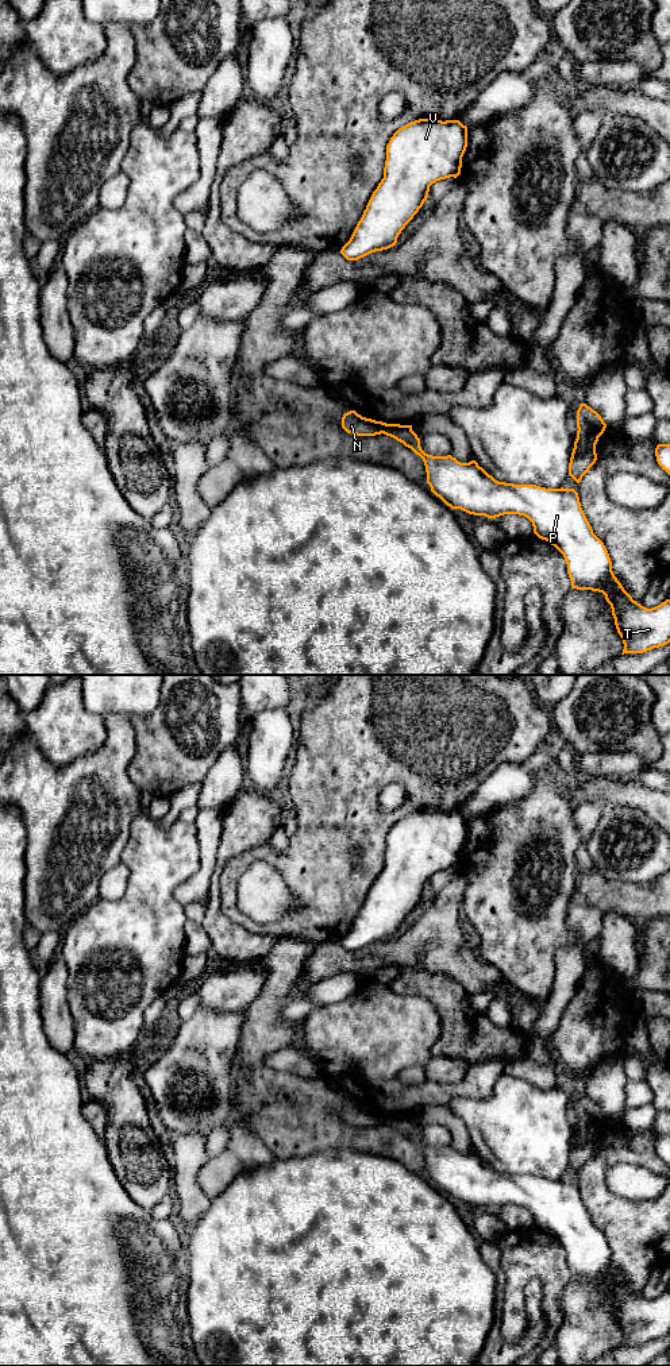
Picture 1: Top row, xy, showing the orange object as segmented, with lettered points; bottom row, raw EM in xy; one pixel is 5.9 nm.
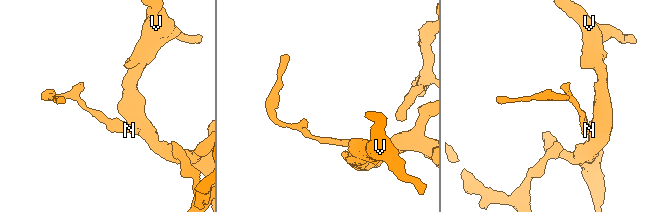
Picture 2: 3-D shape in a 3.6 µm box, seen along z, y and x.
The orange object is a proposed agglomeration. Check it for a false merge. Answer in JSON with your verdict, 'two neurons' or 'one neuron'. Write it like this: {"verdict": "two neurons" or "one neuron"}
{"verdict": "two neurons"}

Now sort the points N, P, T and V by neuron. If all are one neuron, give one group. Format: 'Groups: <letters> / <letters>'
Groups: N / P T V

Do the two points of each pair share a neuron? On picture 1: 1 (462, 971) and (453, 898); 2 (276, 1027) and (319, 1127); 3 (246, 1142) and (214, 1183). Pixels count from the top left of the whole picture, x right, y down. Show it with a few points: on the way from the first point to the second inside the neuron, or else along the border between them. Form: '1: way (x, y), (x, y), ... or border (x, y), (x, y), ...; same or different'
1: way (451, 953), (449, 950), (449, 915); same
2: way (257, 1054), (257, 1072), (292, 1107); same
3: way (241, 1152), (219, 1173); same

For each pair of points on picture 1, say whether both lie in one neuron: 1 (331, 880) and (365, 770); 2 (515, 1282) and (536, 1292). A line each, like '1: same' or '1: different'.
1: same
2: different

